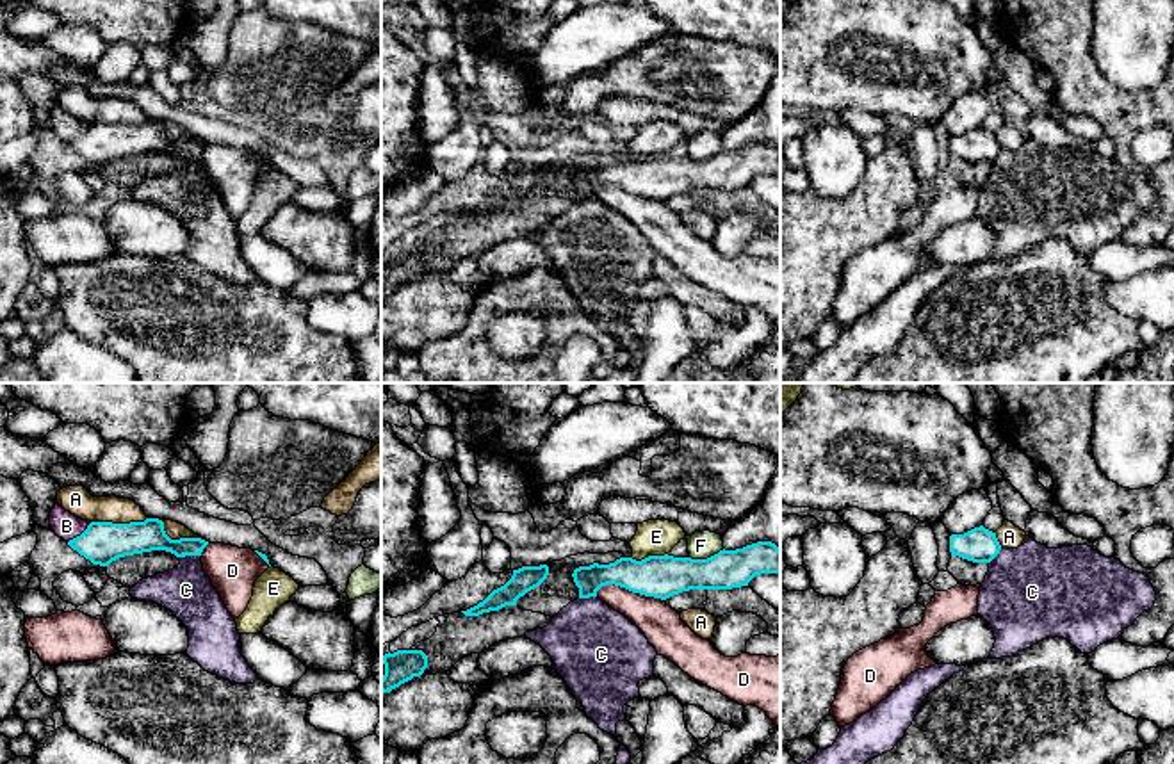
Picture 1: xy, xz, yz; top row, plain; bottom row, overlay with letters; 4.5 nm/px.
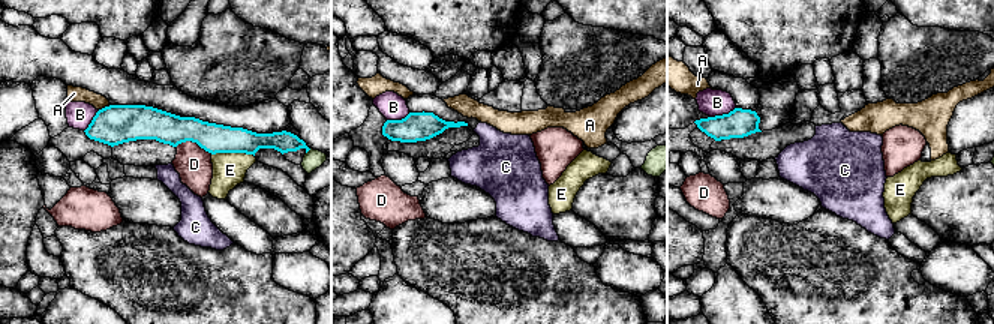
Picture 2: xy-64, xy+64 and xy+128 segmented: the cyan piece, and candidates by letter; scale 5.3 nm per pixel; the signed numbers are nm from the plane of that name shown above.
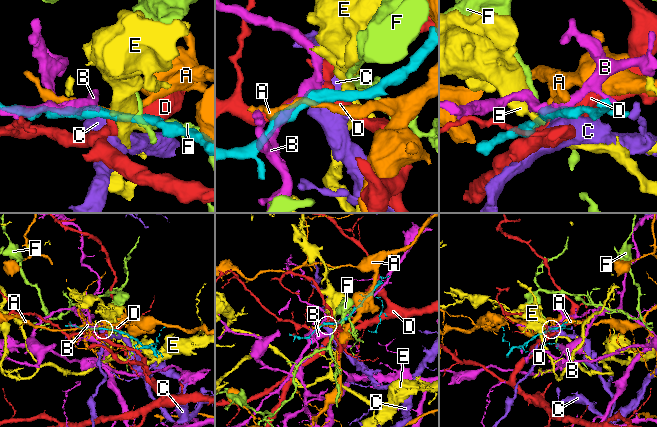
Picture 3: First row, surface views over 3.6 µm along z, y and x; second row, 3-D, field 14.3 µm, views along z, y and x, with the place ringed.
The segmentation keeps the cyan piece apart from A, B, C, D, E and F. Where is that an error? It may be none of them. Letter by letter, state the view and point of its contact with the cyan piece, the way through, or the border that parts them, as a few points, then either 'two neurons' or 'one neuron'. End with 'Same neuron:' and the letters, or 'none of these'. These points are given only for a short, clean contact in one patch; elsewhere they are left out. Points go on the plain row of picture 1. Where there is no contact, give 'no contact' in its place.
A: meets cyan in xy at (120, 125); two neurons
B: meets cyan in xy at (81, 136); two neurons
C: meets cyan in xy at (189, 155); border along xy (200, 155), (179, 159); two neurons
D: meets cyan in xz at (629, 191); two neurons
E: meets cyan in xz at (649, 157); border along xz (667, 154), (640, 161), (631, 159); two neurons
F: meets cyan in xz at (708, 159); border along xz (724, 150), (706, 159), (690, 159); two neurons
Same neuron: none of these

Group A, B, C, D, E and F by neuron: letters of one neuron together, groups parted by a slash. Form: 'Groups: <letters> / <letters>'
Groups: A / B / C / D / E / F

